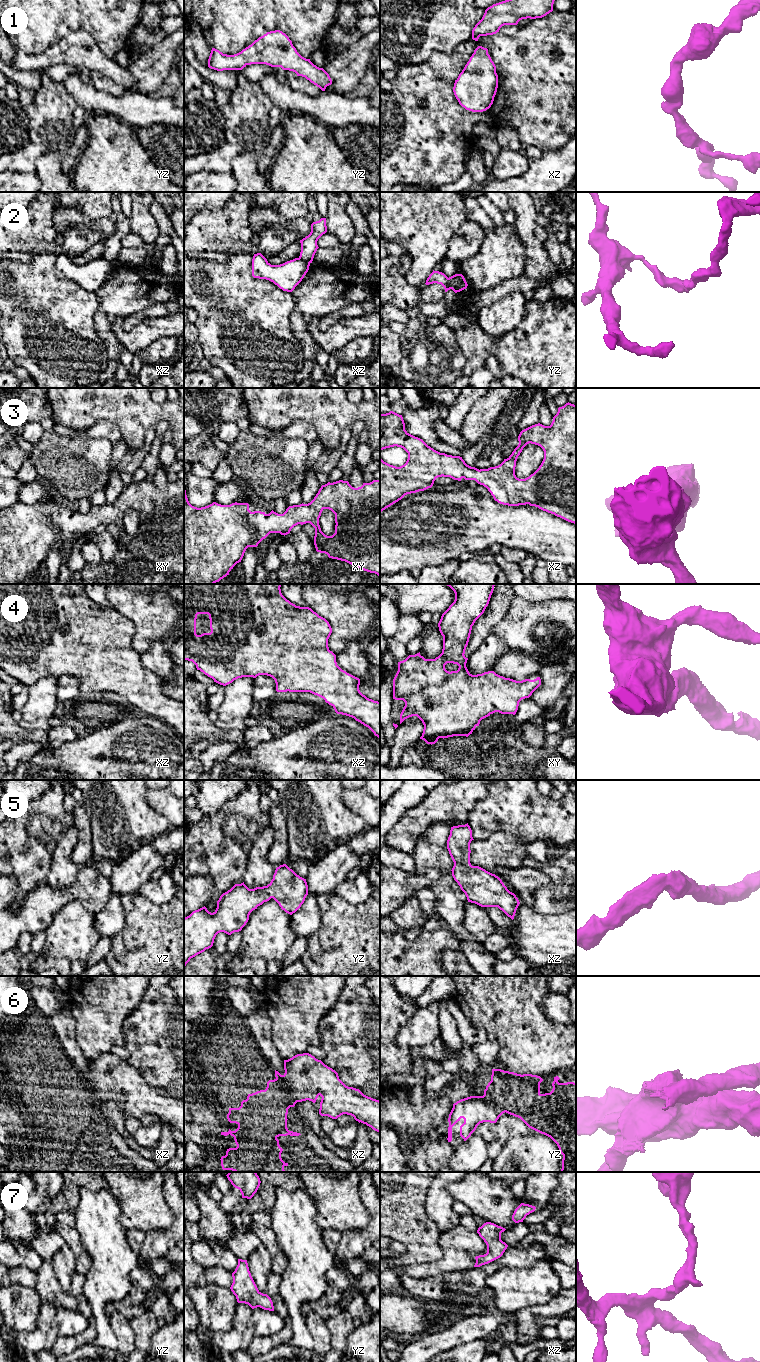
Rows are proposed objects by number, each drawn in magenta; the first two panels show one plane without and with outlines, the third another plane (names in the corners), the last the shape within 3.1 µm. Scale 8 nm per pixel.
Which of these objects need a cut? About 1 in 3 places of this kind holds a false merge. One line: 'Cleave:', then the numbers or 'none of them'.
Cleave: 2, 6

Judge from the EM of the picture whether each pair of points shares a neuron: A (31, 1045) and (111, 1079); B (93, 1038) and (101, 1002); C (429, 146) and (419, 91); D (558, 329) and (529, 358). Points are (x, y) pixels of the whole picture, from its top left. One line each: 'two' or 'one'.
A: one
B: one
C: one
D: one

